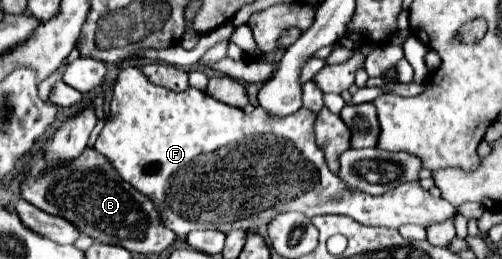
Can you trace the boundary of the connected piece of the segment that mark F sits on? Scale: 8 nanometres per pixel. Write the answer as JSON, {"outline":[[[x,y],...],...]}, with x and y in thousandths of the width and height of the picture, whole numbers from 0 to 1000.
{"outline":[[[249,263],[233,293],[221,448],[201,502],[189,571],[225,625],[241,687],[305,772],[325,865],[353,911],[373,911],[384,888],[436,888],[448,903],[460,888],[512,888],[532,873],[552,826],[580,811],[604,819],[608,834],[687,826],[715,865],[767,880],[799,880],[807,865],[855,880],[910,834],[914,811],[906,795],[882,764],[863,764],[835,718],[835,703],[799,710],[759,757],[739,757],[687,710],[647,633],[643,579],[627,548],[627,456],[631,440],[612,417],[564,456],[536,448],[520,409],[508,409],[500,440],[488,440],[480,417],[424,386],[392,340],[345,355],[293,317],[277,263]]]}

